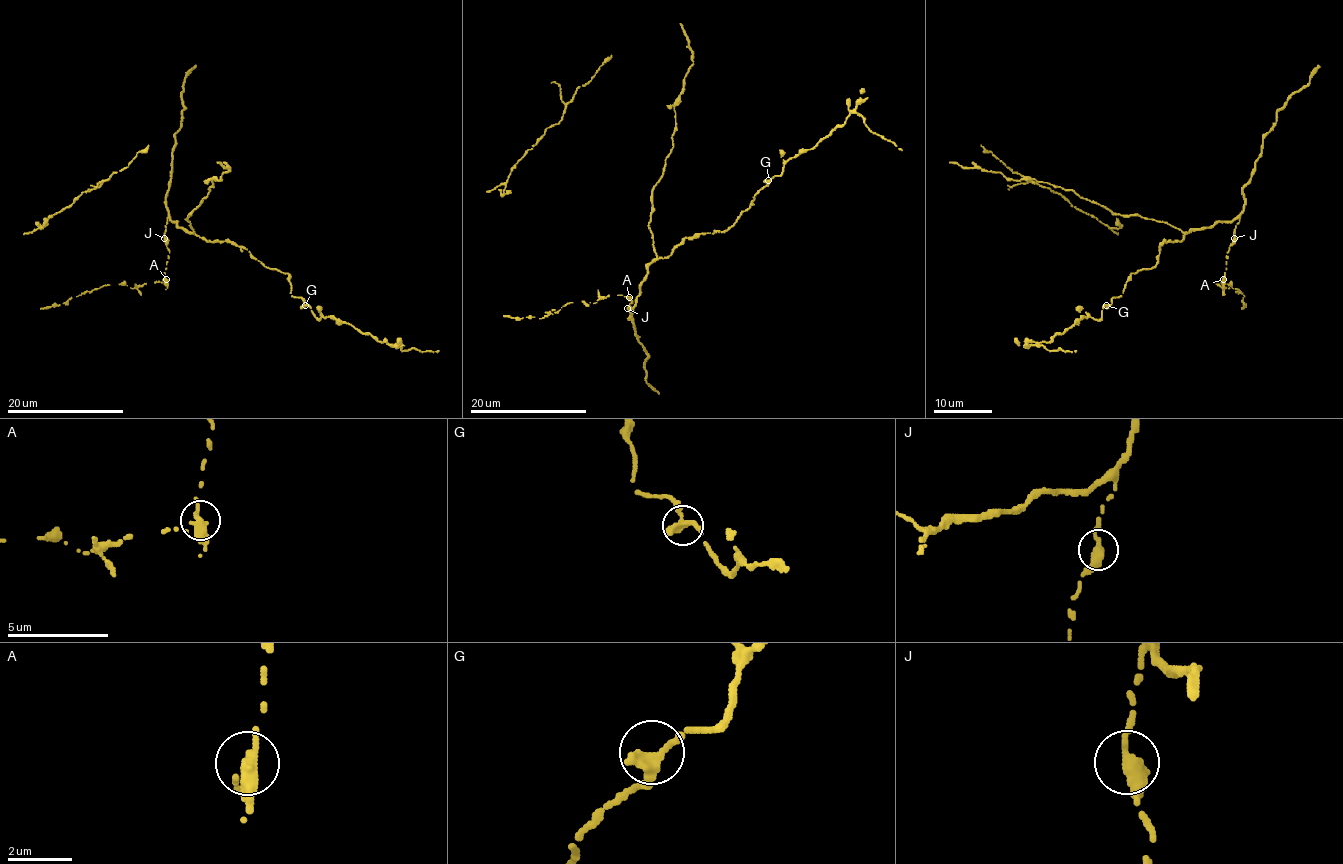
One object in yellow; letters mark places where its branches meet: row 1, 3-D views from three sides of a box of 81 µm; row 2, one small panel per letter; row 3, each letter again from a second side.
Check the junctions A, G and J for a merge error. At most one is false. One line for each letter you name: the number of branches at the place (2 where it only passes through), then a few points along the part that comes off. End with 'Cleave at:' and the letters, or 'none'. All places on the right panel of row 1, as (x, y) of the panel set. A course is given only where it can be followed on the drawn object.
A: 2 branches meet
Cleave at: A

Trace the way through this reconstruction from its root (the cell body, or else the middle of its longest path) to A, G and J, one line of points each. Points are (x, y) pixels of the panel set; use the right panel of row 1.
A: (1104, 207), (1116, 215), (1167, 222), (1183, 232), (1237, 218), (1223, 279)
G: (1104, 207), (1167, 222), (1185, 234), (1164, 241), (1157, 263), (1132, 273), (1122, 295), (1106, 305)
J: (1104, 207), (1116, 215), (1167, 222), (1183, 232), (1237, 218), (1234, 238)

